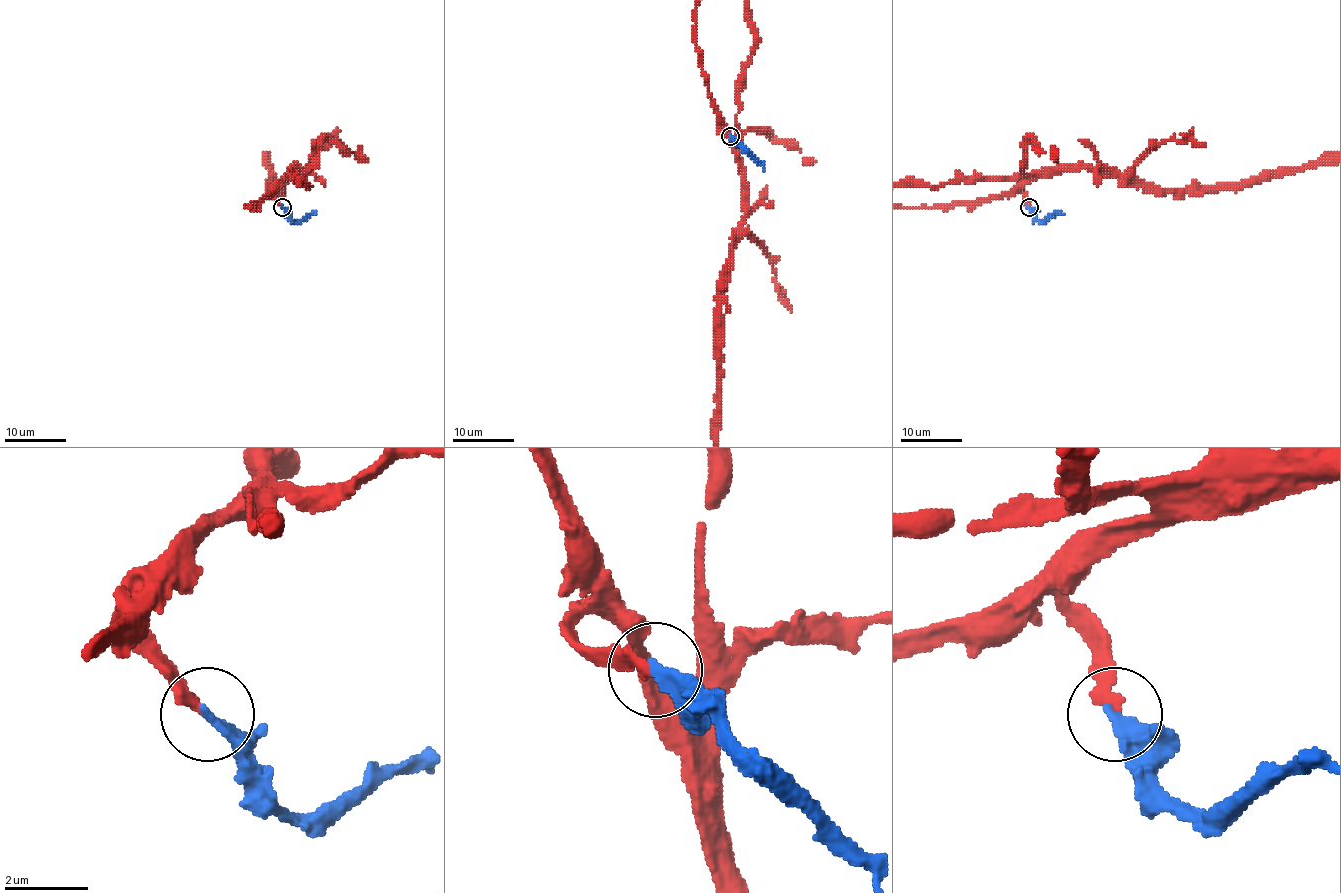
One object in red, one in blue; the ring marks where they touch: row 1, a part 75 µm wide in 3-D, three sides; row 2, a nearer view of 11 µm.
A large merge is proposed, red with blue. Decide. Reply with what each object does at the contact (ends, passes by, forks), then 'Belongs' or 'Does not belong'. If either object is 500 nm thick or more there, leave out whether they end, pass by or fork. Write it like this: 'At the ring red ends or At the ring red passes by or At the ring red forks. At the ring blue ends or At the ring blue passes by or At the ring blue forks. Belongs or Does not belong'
At the ring red ends. At the ring blue ends. Belongs

